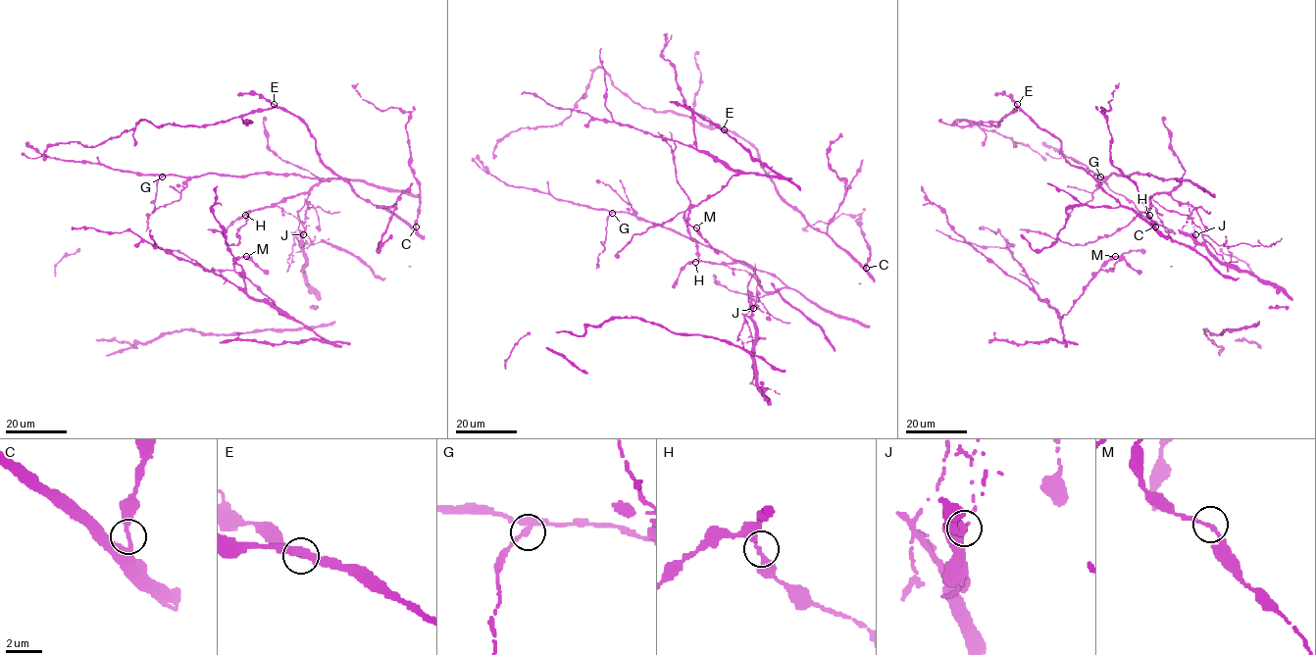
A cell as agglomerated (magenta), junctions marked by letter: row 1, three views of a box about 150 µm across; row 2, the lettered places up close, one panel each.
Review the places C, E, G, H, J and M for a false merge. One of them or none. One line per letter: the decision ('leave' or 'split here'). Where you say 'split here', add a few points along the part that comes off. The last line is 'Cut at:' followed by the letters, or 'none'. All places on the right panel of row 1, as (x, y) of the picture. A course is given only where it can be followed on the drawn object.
C: leave
E: leave
G: leave
H: leave
J: split here; foreign part runs (1195, 234), (1189, 216), (1194, 209), (1201, 207), (1210, 212)
M: leave
Cut at: J

